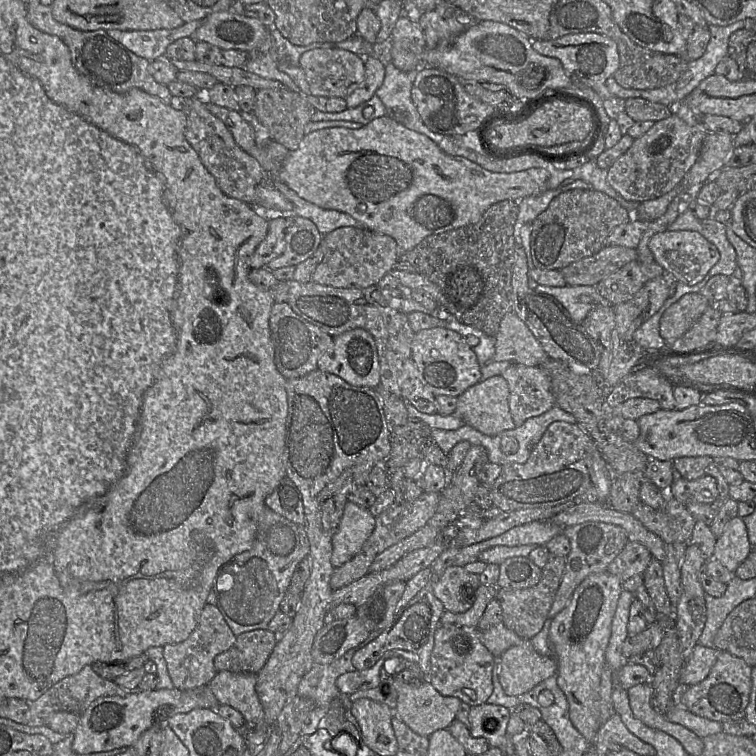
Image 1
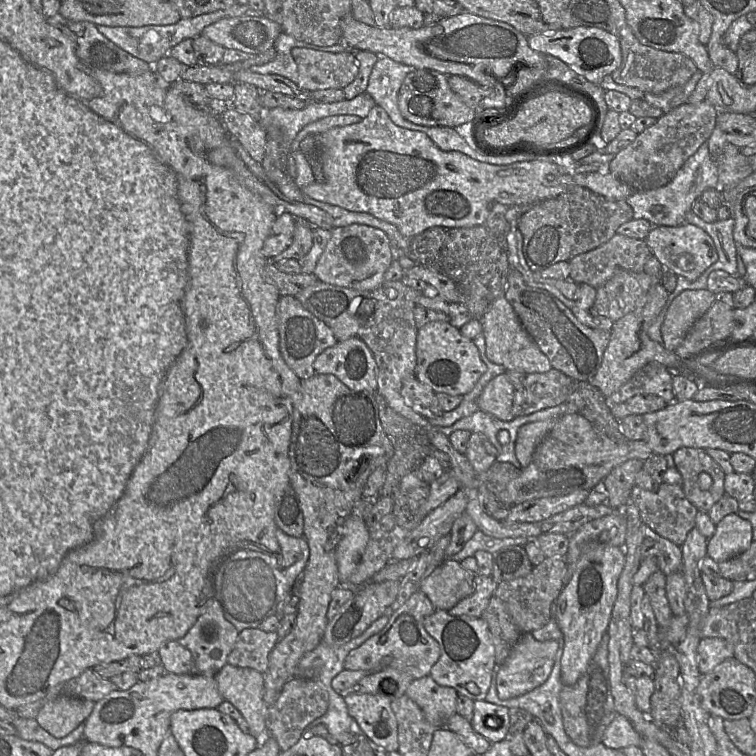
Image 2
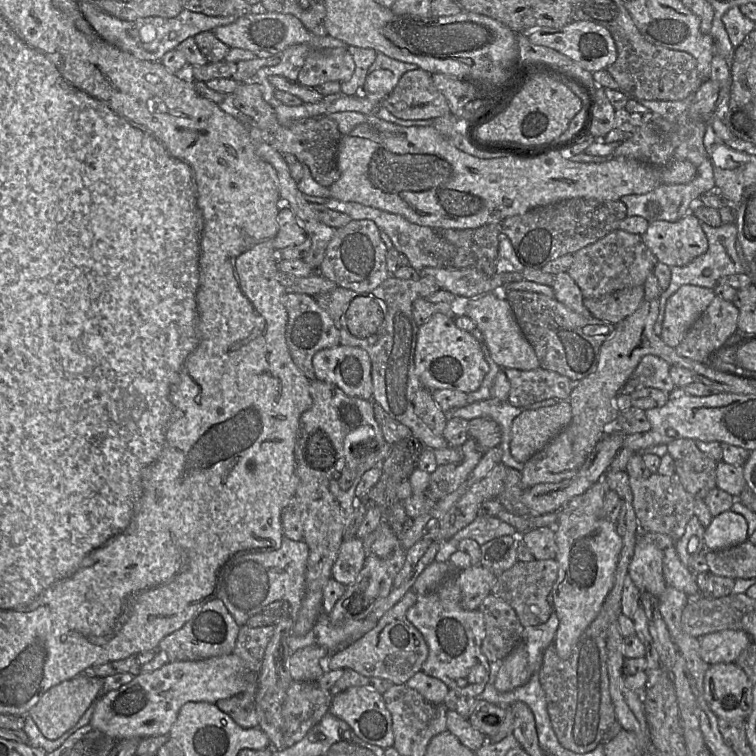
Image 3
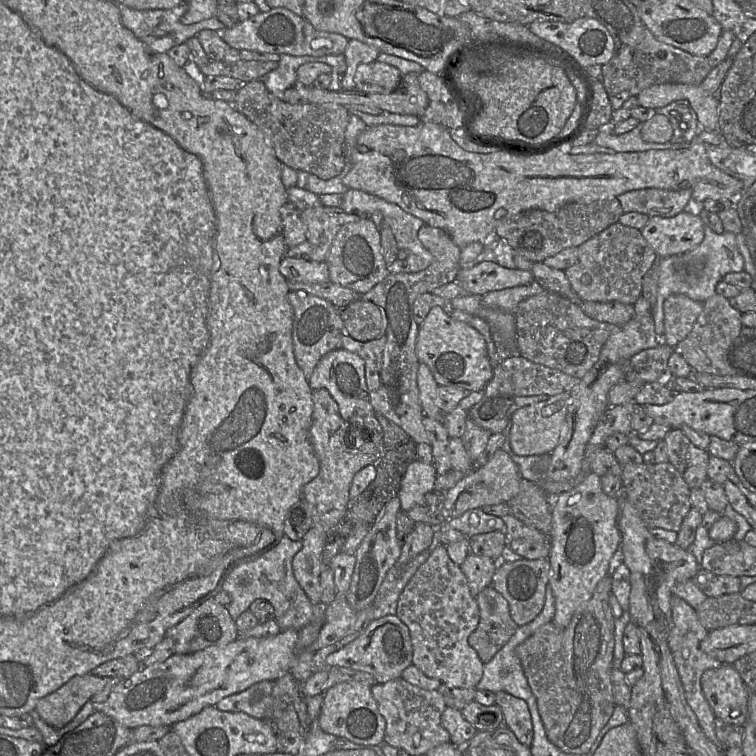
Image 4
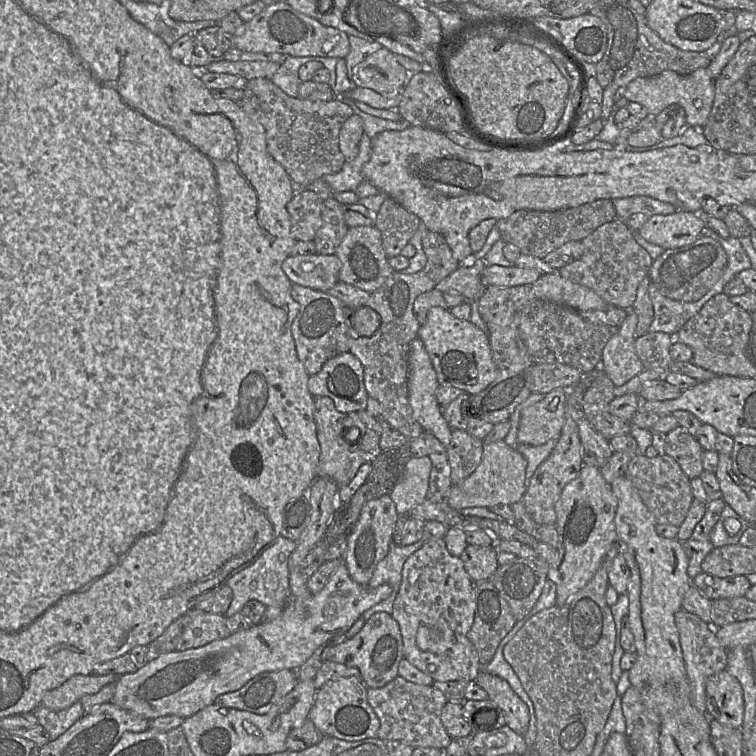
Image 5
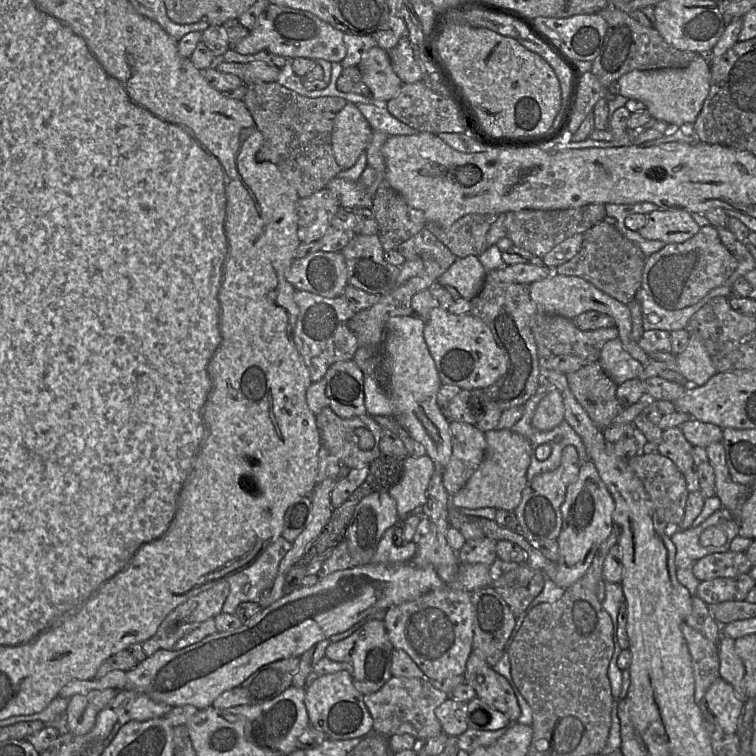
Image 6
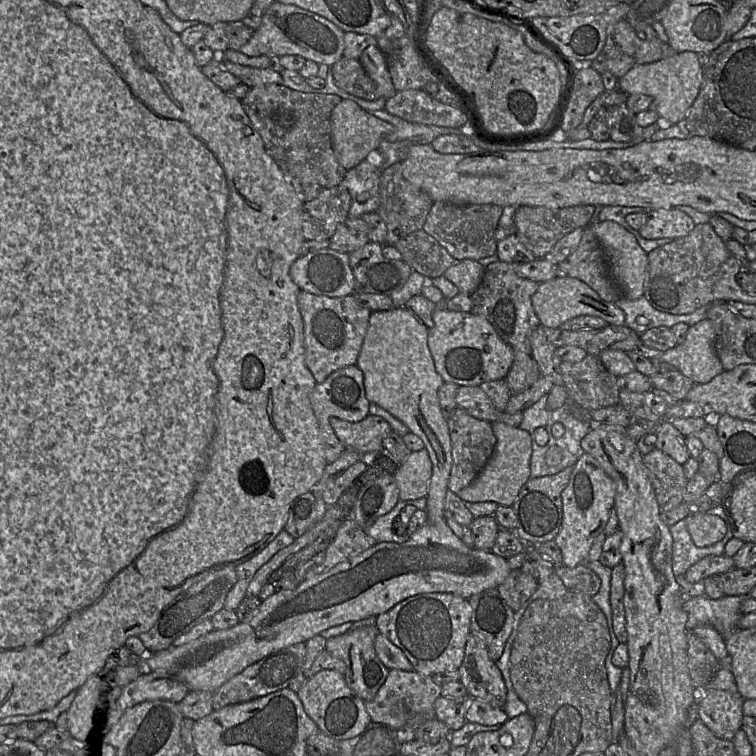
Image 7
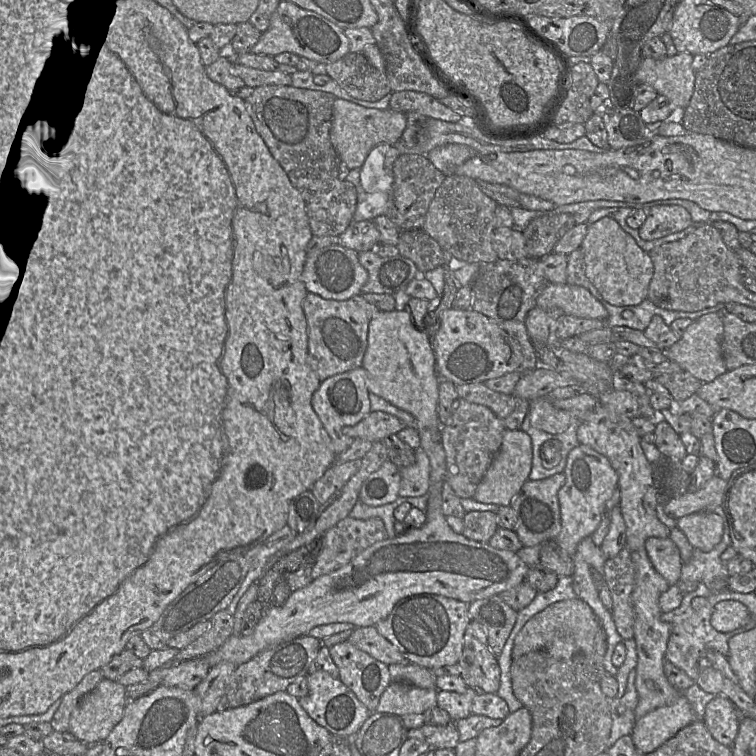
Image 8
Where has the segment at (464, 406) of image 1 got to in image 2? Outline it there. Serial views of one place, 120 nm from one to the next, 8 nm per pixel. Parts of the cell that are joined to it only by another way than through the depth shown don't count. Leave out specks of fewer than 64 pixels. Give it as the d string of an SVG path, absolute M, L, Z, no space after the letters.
M502 373L488 382L478 399L478 407L500 420L511 421L515 417L513 400L514 386L507 375Z

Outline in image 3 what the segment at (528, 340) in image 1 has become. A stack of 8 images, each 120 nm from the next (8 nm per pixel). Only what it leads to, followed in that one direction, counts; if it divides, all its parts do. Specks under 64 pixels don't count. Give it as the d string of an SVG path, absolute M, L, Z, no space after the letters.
M485 293L469 299L465 316L475 322L485 339L490 356L502 369L534 370L540 367L533 347L517 323L513 310L506 299L506 293Z

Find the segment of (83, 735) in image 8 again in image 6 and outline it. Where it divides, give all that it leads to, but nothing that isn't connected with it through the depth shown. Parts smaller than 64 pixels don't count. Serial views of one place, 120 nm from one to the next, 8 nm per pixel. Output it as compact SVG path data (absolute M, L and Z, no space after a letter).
M106 688L72 696L64 714L64 729L74 735L84 735L95 725L97 714L116 696L117 690Z

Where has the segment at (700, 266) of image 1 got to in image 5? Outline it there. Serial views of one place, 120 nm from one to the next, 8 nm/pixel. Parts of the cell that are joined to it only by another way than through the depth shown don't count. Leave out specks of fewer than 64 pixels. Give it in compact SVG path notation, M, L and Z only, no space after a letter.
M677 209L672 214L649 217L638 232L646 241L667 250L692 244L700 237L705 225L699 215Z

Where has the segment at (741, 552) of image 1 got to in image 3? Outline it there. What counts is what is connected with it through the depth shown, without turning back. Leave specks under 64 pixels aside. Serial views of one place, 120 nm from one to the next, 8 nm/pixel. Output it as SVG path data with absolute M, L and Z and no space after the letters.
M731 510L713 517L704 533L705 546L711 551L741 544L748 538L746 519Z

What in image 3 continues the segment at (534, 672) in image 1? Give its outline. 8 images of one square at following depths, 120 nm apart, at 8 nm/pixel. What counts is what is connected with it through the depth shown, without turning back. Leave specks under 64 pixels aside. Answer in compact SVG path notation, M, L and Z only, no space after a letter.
M520 641L503 660L497 673L494 686L499 692L509 692L525 685L533 674L528 664L524 643Z

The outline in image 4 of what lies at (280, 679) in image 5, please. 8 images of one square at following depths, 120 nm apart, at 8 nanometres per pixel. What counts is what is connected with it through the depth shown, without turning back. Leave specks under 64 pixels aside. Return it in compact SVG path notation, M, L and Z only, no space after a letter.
M263 680L246 690L220 700L216 707L226 712L243 712L257 719L265 719L267 709L271 708L274 681Z

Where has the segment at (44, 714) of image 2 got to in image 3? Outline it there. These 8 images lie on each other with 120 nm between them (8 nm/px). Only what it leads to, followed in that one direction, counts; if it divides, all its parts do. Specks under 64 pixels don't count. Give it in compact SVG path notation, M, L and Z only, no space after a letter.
M81 674L50 688L27 715L32 718L45 738L56 740L78 723L90 705L102 695L102 690L102 679L90 674Z

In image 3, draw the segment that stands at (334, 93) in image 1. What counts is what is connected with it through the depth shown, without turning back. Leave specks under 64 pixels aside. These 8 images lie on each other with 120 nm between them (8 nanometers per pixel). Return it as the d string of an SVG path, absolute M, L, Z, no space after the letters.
M349 52L334 56L307 57L297 83L306 87L317 87L326 82L348 81L355 70L354 60Z

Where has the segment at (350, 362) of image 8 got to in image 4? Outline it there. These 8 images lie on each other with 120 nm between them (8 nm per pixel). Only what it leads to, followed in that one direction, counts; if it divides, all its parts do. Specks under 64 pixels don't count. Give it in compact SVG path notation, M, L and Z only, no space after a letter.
M289 291L288 299L294 309L292 339L295 359L309 380L316 365L324 355L335 349L343 348L343 320L337 311L337 306L324 298L305 291Z

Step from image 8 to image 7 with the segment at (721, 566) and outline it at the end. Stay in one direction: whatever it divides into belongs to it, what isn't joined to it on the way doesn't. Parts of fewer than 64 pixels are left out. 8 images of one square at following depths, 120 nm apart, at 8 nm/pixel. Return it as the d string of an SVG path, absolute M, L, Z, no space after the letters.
M716 505L708 510L700 510L700 511L706 511L706 513L708 513L708 514L720 517L726 525L727 533L726 533L725 537L723 538L723 540L721 540L720 542L718 542L710 547L698 548L693 543L691 536L688 532L688 529L687 529L688 516L685 517L683 520L680 520L676 524L672 525L671 527L669 527L669 529L671 531L672 538L673 538L672 569L673 569L673 574L674 574L675 578L677 578L680 575L685 575L685 573L688 571L688 569L691 566L693 566L695 563L697 563L698 561L700 561L701 559L703 559L705 557L724 555L726 544L732 538L734 538L731 526L729 524L729 521L727 519L727 516L725 514L725 511L724 511L722 505Z

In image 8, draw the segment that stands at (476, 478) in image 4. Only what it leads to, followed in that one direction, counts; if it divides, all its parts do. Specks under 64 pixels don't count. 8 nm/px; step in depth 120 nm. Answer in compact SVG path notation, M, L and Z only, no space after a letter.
M506 429L503 433L500 449L477 486L472 499L484 504L509 506L512 499L528 480L531 468L532 445L530 436L520 429Z

